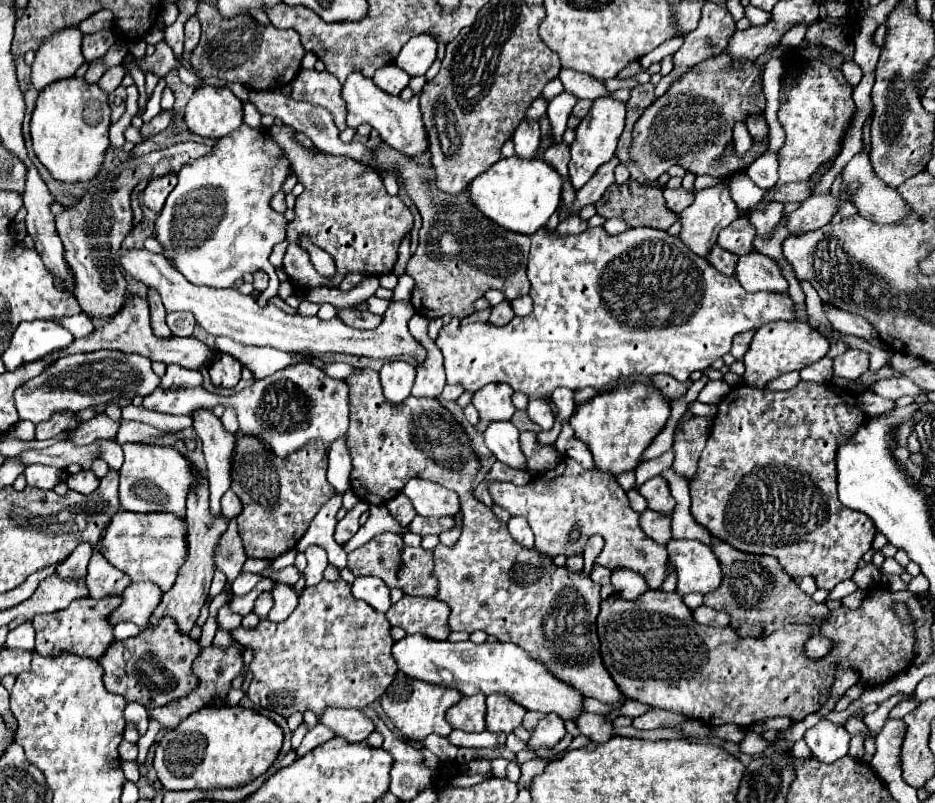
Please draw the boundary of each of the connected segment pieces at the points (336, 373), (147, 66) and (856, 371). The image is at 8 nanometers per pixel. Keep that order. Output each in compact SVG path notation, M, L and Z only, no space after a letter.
M332 362L326 366L326 374L334 376L334 378L342 378L342 380L346 380L346 376L350 376L354 370L358 370L358 368L354 368L352 364L340 364L340 362Z
M160 40L156 44L156 50L152 56L144 56L140 60L134 58L134 62L138 64L138 68L146 74L146 72L152 72L156 76L166 76L172 68L178 66L178 60L174 60L174 52L172 48L166 44L166 40Z
M848 350L842 356L834 358L834 374L856 380L862 372L868 370L868 354L862 350Z

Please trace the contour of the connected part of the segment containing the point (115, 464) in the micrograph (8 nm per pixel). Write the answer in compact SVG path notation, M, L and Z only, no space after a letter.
M96 440L96 444L100 444L102 458L106 461L110 470L119 471L124 461L121 445L109 440Z

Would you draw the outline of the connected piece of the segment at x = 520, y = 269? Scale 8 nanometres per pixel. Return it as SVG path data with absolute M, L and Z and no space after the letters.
M382 144L376 150L376 158L384 166L384 172L380 172L382 176L386 172L394 172L398 176L398 180L400 178L404 180L404 188L410 194L412 202L418 206L420 216L422 216L420 244L406 264L406 274L412 276L416 282L416 286L412 290L412 300L410 300L412 306L416 308L416 314L430 318L430 320L442 318L442 316L452 316L452 318L462 320L474 312L472 304L476 302L476 298L482 298L484 292L490 288L498 288L506 296L506 300L516 300L530 292L530 282L526 278L526 258L528 258L528 250L530 250L530 236L502 230L500 226L496 226L494 222L490 222L488 218L478 214L474 210L474 206L470 206L470 198L466 198L466 192L462 192L454 198L446 198L446 194L442 194L436 188L436 172L422 168L418 164L412 164L398 150Z

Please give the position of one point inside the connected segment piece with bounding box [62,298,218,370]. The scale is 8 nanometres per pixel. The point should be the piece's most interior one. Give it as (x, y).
(130, 331)

